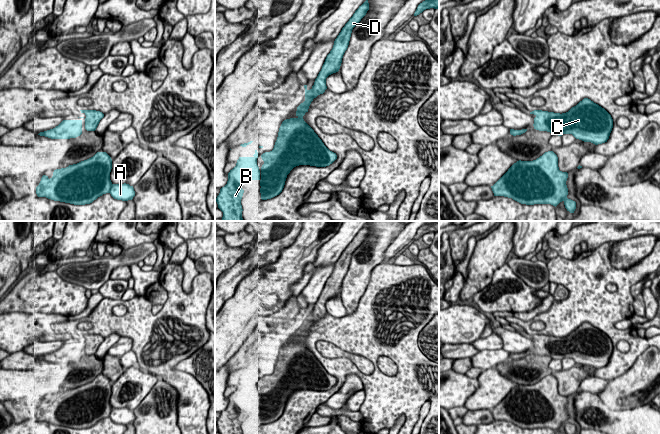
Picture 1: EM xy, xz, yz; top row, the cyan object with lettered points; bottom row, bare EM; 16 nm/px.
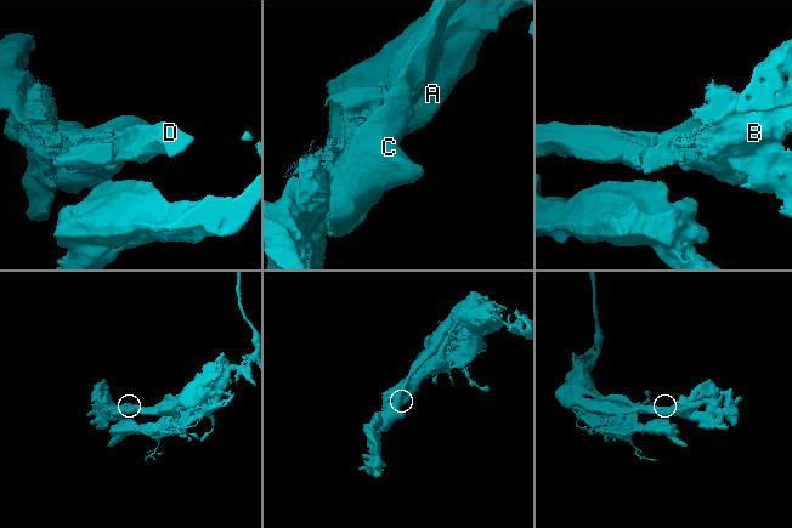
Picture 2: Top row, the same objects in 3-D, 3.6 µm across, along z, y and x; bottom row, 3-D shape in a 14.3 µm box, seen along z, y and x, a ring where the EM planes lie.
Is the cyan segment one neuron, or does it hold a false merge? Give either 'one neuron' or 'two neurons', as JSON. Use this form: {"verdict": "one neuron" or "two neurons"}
{"verdict": "one neuron"}

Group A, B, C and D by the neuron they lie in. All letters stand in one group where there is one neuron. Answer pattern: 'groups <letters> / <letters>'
groups A B C D

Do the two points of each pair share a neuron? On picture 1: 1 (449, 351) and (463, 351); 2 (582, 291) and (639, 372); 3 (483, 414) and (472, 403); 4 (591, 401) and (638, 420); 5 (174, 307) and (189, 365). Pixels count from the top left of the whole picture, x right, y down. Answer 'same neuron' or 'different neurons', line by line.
1: same neuron
2: different neurons
3: different neurons
4: same neuron
5: different neurons

